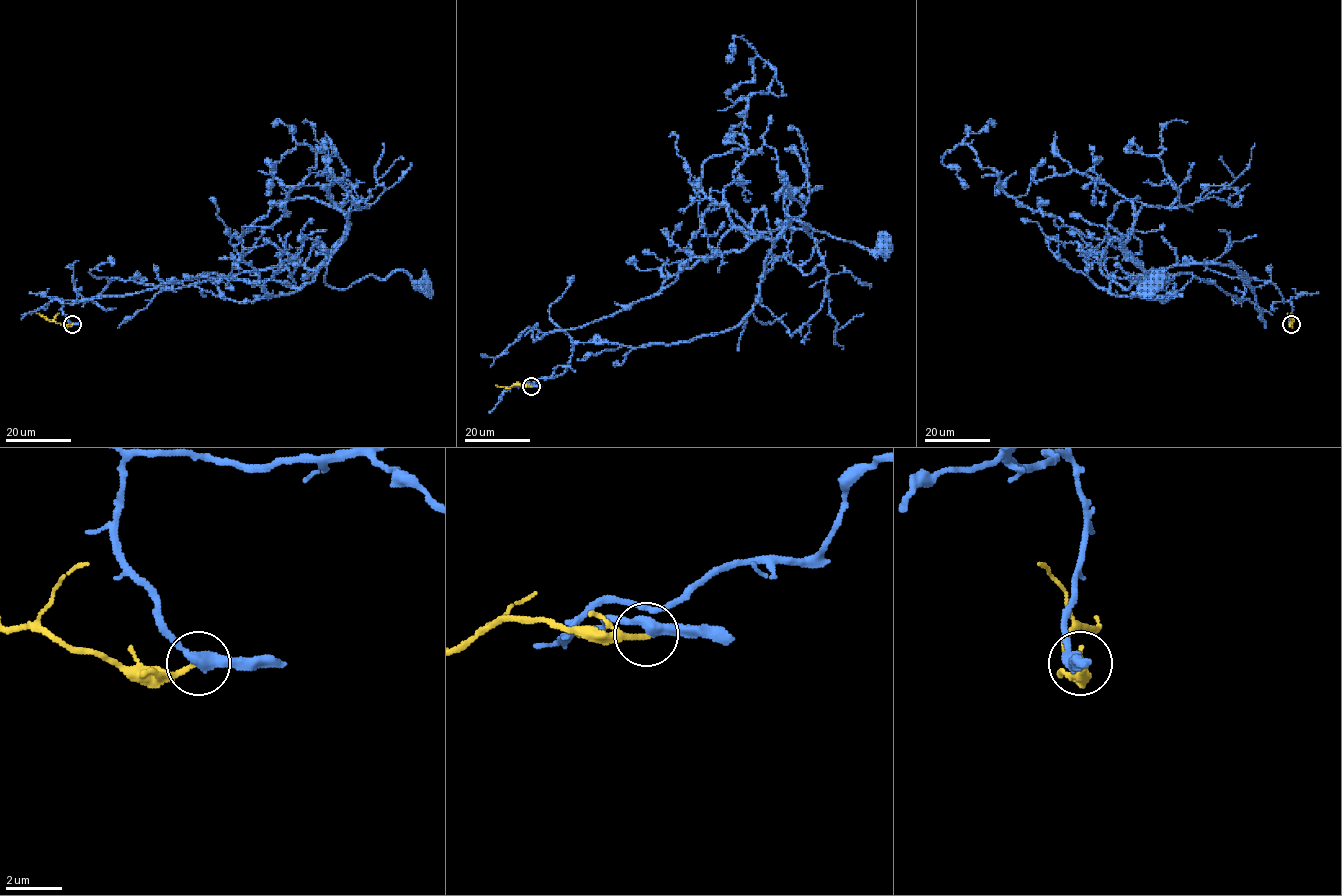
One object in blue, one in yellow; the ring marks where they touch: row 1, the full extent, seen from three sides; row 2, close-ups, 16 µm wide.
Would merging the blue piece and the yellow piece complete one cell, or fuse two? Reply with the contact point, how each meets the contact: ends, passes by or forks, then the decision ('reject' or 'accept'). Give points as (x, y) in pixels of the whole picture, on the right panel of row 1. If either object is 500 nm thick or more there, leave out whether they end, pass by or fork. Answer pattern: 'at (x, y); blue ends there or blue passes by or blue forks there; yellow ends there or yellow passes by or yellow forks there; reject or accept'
at (1291, 324); blue passes by; yellow ends there; reject

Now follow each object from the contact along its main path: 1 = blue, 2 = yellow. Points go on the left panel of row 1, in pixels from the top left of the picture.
1: (71, 324), (63, 301), (115, 278), (178, 289), (315, 271), (344, 238), (327, 285), (401, 270), (425, 285)
2: (71, 324), (57, 323), (36, 313)

